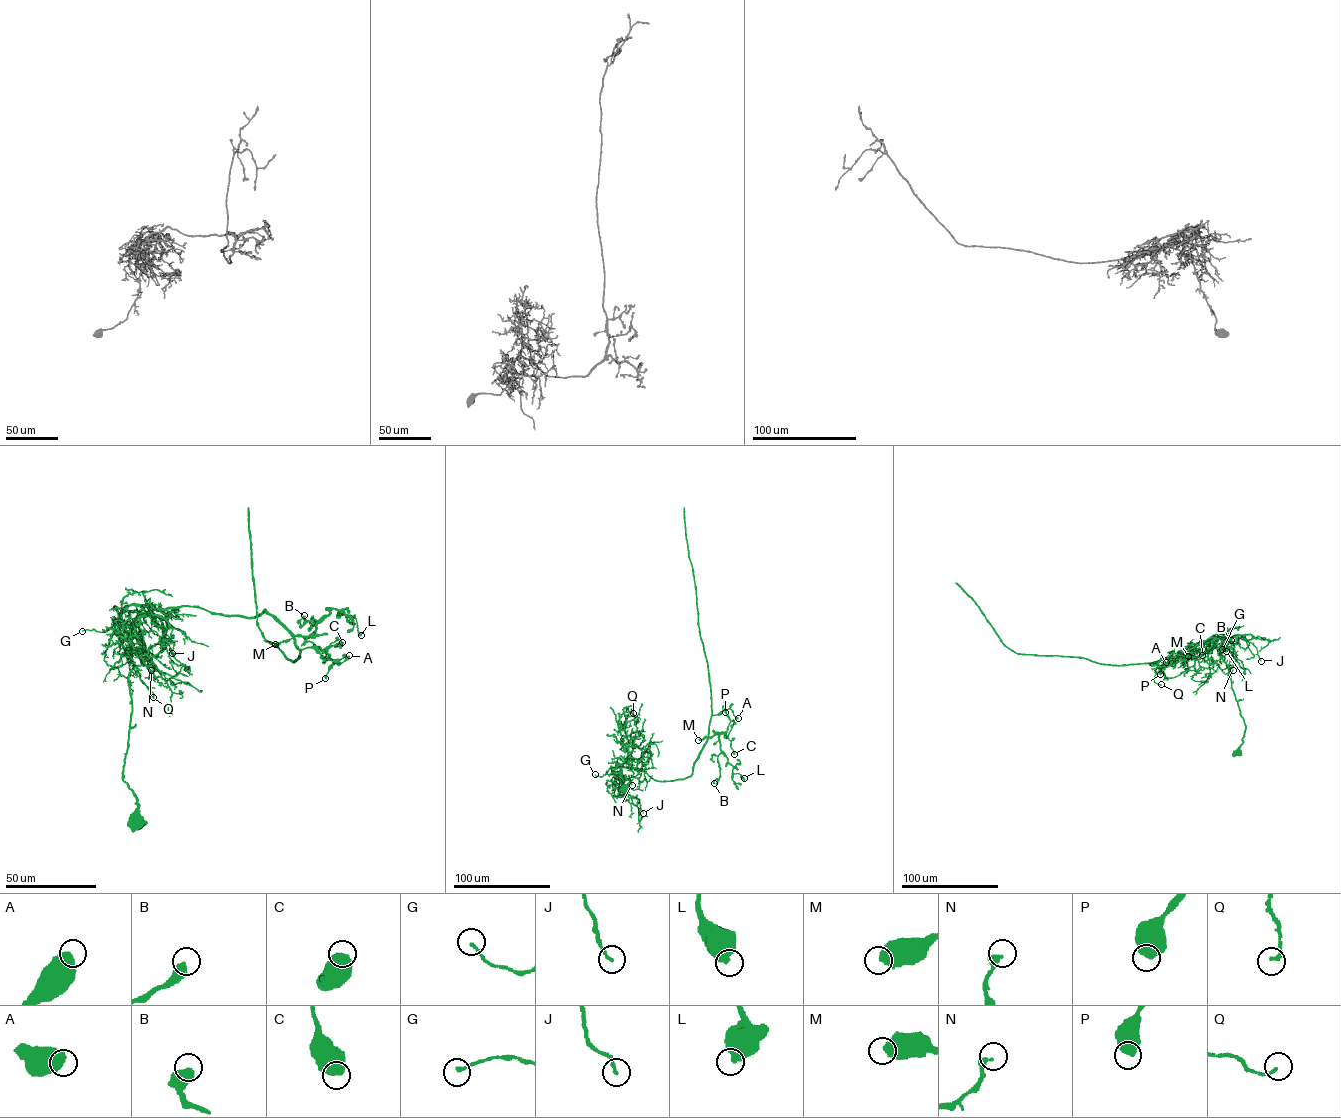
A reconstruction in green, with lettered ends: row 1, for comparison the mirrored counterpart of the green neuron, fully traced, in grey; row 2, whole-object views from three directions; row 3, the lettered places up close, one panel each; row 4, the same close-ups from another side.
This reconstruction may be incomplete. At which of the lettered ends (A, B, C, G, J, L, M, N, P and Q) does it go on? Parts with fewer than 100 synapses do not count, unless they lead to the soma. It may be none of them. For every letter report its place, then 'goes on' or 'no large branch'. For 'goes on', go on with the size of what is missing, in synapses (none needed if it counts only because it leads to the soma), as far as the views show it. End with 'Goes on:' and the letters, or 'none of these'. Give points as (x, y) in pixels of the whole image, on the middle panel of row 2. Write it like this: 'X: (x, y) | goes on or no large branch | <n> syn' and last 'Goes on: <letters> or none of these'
A: (738, 718) | no large branch
B: (714, 783) | no large branch
C: (734, 754) | no large branch
G: (595, 774) | no large branch
J: (643, 813) | no large branch
L: (744, 778) | no large branch
M: (698, 740) | no large branch
N: (632, 785) | no large branch
P: (725, 712) | no large branch
Q: (633, 713) | no large branch
Goes on: none of these

